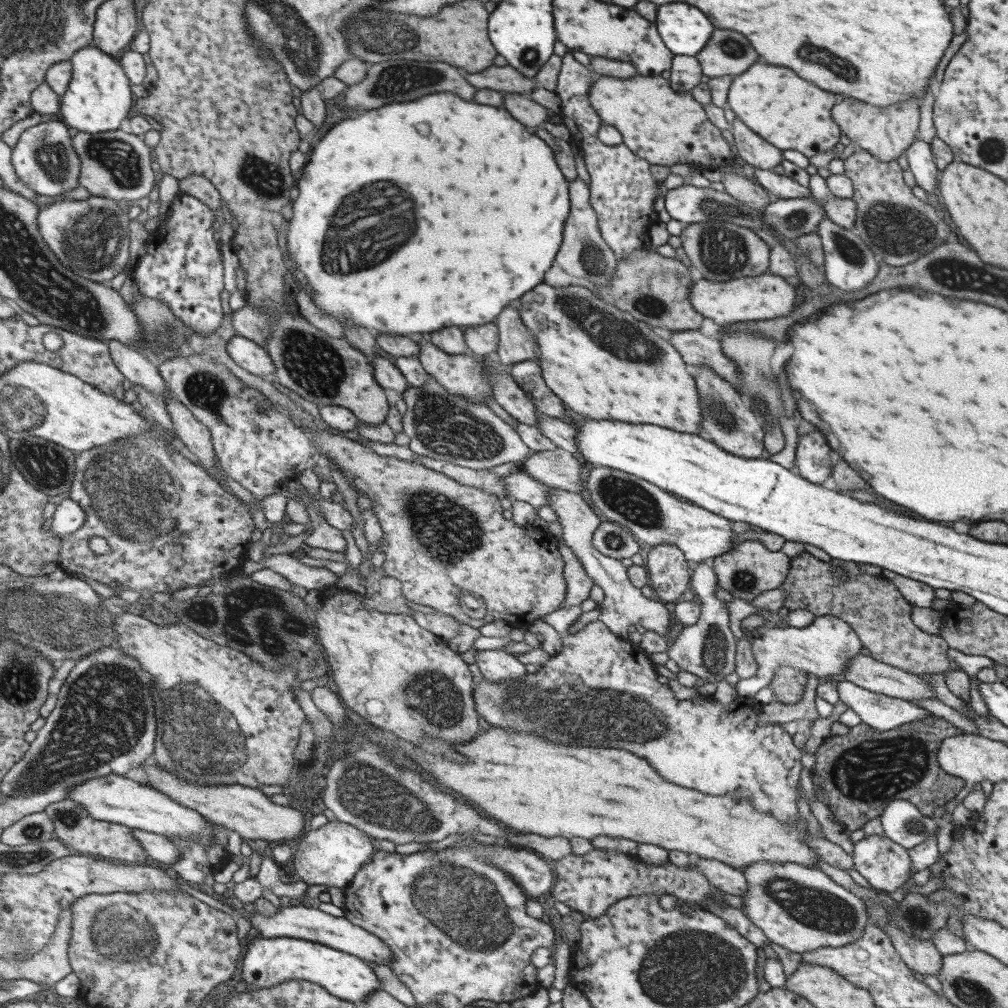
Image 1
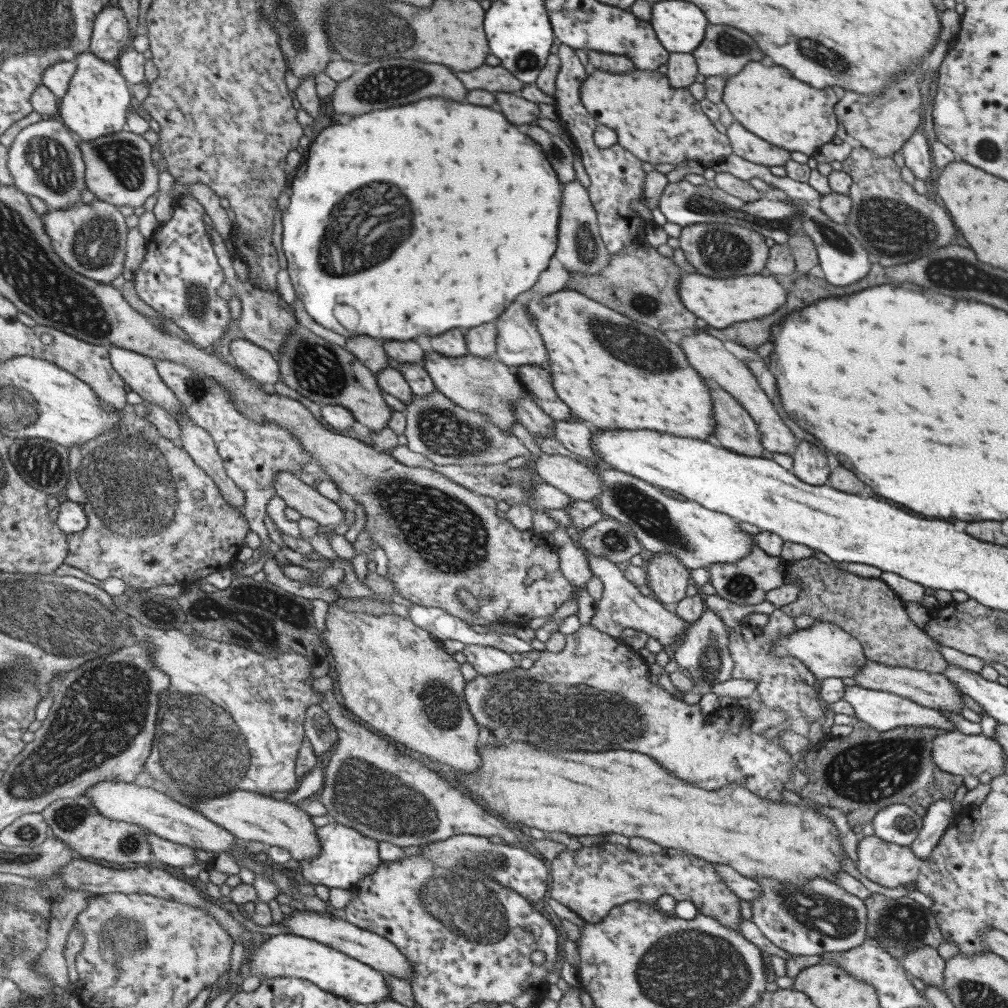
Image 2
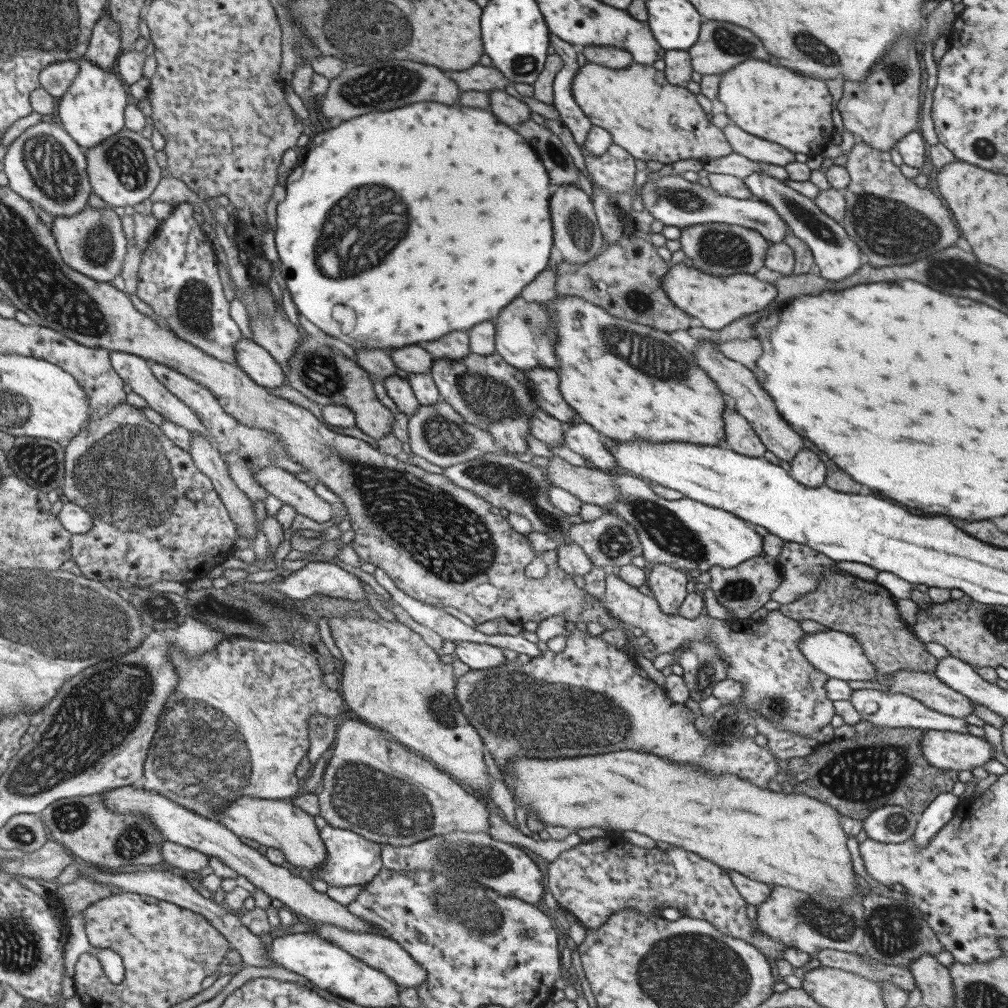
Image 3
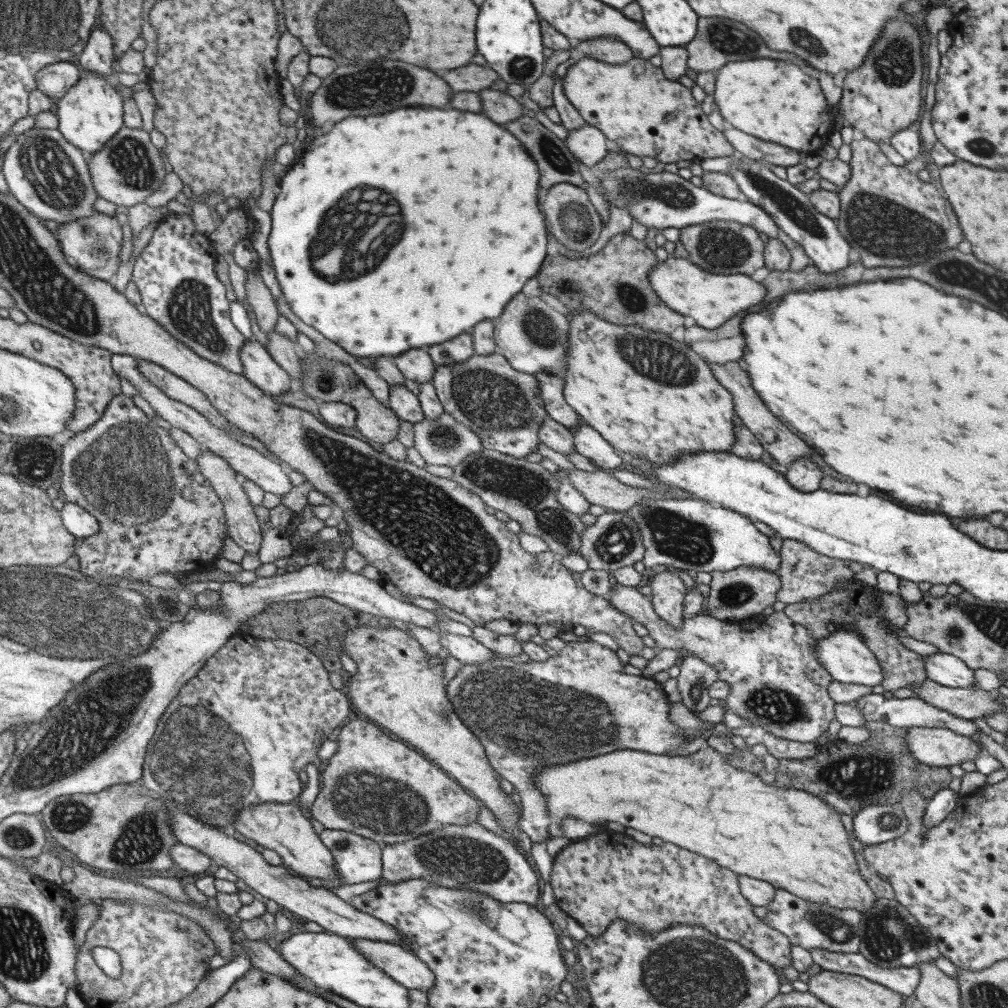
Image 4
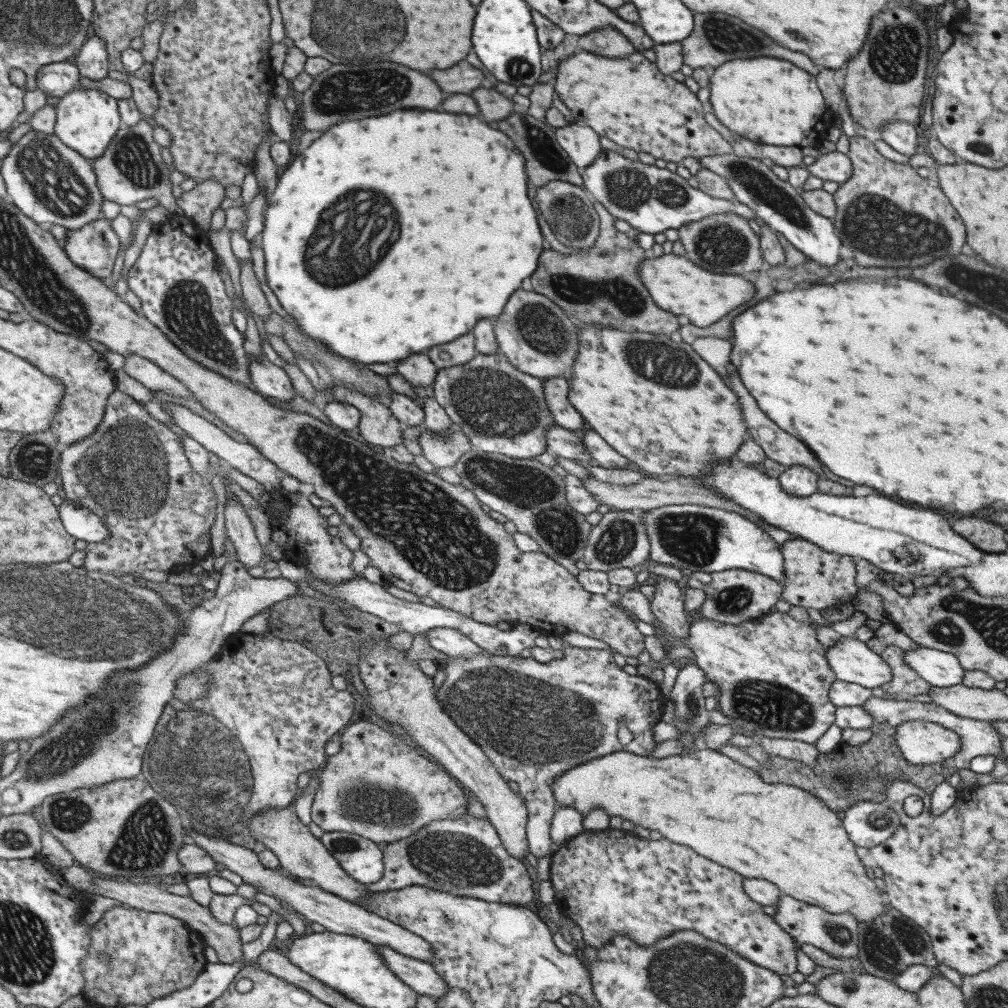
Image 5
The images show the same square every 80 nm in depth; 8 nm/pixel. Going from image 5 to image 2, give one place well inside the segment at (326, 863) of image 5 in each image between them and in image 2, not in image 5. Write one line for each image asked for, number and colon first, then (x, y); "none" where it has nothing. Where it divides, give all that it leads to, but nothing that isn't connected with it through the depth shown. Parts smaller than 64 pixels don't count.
2: (249, 815)
3: (276, 823)
4: (283, 827)

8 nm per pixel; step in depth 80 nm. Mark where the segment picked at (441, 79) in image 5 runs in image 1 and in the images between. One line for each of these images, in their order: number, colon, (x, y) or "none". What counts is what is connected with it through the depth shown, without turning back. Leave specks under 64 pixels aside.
1: (506, 79)
2: (494, 79)
3: (480, 79)
4: (475, 78)

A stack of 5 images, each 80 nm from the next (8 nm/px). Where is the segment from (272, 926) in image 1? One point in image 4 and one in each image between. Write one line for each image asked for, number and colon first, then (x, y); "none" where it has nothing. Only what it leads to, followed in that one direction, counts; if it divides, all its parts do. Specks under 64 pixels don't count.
2: (375, 951)
3: (382, 953)
4: (401, 965)

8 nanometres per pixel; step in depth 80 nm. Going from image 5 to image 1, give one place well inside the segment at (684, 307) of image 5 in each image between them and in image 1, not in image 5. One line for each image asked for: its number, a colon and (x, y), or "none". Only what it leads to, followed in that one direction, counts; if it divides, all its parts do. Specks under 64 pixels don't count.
1: (766, 296)
2: (719, 302)
3: (716, 301)
4: (710, 299)

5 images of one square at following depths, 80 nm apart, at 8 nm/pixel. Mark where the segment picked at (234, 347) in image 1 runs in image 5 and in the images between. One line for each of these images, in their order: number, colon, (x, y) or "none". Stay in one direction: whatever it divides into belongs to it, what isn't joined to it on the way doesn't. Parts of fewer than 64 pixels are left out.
2: (257, 362)
3: (260, 364)
4: (260, 366)
5: (274, 381)

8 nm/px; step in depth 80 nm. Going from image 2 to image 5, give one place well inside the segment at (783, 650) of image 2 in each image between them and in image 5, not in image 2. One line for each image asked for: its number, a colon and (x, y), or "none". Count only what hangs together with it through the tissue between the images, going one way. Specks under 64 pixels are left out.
3: (838, 655)
4: (842, 654)
5: (851, 661)

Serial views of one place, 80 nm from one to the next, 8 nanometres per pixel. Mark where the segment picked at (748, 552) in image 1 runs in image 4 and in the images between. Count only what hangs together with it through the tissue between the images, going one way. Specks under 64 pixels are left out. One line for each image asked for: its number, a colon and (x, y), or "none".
2: (745, 581)
3: (744, 588)
4: (739, 594)

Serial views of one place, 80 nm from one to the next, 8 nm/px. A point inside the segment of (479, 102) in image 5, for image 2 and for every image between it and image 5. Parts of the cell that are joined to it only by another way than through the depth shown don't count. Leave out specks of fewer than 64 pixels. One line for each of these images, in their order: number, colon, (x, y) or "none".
2: (518, 111)
3: (510, 111)
4: (499, 107)

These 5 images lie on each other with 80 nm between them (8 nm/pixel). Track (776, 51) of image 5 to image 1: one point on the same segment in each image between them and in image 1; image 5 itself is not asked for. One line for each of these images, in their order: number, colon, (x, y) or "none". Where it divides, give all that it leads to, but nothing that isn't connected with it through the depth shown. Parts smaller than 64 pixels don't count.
1: (726, 53)
2: (723, 51)
3: (719, 46)
4: (717, 41)

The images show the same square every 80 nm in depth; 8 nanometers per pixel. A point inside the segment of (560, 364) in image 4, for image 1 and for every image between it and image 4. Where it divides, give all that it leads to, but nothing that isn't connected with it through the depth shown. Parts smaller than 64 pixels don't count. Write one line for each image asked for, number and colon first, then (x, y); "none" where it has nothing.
1: (515, 344)
2: (517, 340)
3: (524, 338)

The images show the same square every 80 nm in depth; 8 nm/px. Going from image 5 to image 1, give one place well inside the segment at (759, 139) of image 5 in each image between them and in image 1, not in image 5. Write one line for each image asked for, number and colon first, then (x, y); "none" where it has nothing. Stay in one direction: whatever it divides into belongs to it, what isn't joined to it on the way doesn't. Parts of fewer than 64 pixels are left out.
1: (791, 114)
2: (765, 100)
3: (771, 102)
4: (780, 104)

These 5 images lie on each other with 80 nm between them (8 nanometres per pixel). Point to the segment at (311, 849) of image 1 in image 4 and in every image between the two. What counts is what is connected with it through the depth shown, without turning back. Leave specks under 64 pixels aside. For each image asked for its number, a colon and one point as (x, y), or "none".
2: (346, 856)
3: (352, 860)
4: (357, 858)

